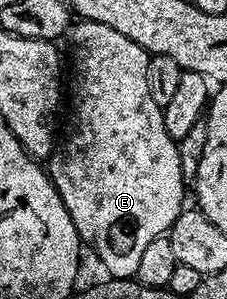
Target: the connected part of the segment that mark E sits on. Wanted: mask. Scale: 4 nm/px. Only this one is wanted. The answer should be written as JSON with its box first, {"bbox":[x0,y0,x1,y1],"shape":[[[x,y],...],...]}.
{"bbox":[48,20,188,280],"shape":[[[82,20],[81,22],[75,23],[68,33],[68,40],[71,40],[71,42],[74,43],[74,68],[76,71],[78,71],[78,105],[76,105],[74,108],[74,136],[68,137],[66,140],[66,145],[64,145],[63,148],[61,145],[61,147],[59,147],[57,151],[55,151],[53,155],[49,157],[48,171],[50,174],[50,181],[53,182],[56,186],[56,190],[60,194],[60,198],[64,202],[64,206],[68,210],[68,214],[72,218],[72,222],[76,226],[79,241],[81,241],[85,247],[87,244],[87,246],[90,247],[96,255],[98,255],[99,262],[102,263],[104,267],[106,267],[105,275],[115,280],[128,280],[137,277],[138,271],[140,270],[140,258],[142,255],[144,255],[144,249],[147,248],[152,242],[152,238],[167,235],[167,233],[169,233],[170,227],[172,226],[172,222],[176,222],[176,218],[179,214],[182,213],[184,207],[184,201],[182,201],[182,199],[185,198],[186,192],[188,196],[188,188],[183,181],[182,171],[180,170],[178,141],[170,137],[168,130],[164,130],[164,114],[162,113],[162,108],[160,106],[156,106],[156,102],[152,102],[152,94],[148,94],[148,62],[150,61],[151,53],[145,52],[145,50],[140,47],[140,45],[138,45],[136,42],[132,42],[132,38],[124,38],[124,34],[119,34],[116,30],[112,30],[108,26],[97,24],[91,20]]]}

